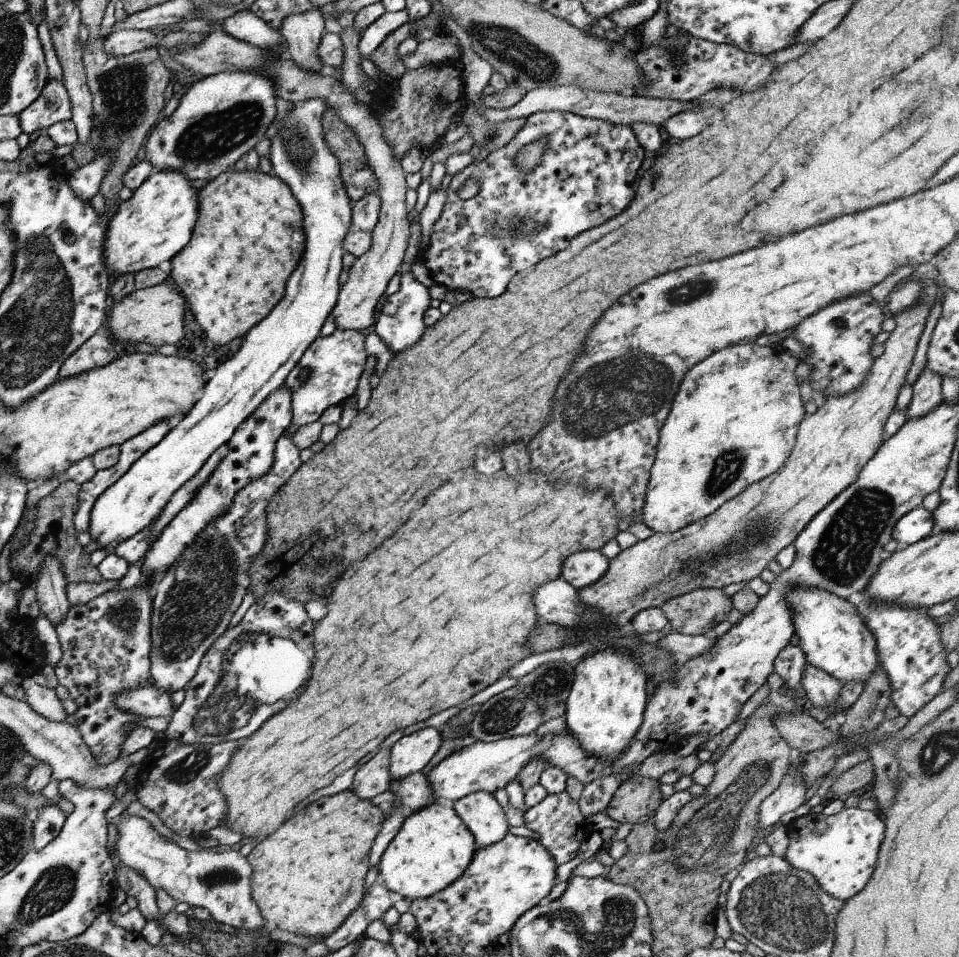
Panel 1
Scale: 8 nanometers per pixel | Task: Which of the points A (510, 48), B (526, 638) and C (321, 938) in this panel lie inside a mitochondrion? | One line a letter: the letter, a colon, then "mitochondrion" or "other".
A: mitochondrion
B: other
C: other

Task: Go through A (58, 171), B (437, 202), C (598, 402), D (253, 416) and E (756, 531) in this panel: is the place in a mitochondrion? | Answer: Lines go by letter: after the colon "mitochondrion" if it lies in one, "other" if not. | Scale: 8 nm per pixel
A: other
B: other
C: mitochondrion
D: other
E: mitochondrion

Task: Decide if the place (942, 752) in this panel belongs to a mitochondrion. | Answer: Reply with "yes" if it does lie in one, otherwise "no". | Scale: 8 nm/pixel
yes

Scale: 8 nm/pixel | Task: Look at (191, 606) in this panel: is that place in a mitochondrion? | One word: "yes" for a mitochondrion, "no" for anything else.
yes

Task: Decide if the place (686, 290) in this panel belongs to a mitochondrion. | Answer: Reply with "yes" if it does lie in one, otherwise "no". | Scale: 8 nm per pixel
yes

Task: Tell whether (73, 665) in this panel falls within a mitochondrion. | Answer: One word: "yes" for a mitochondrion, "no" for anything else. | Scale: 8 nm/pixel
no

